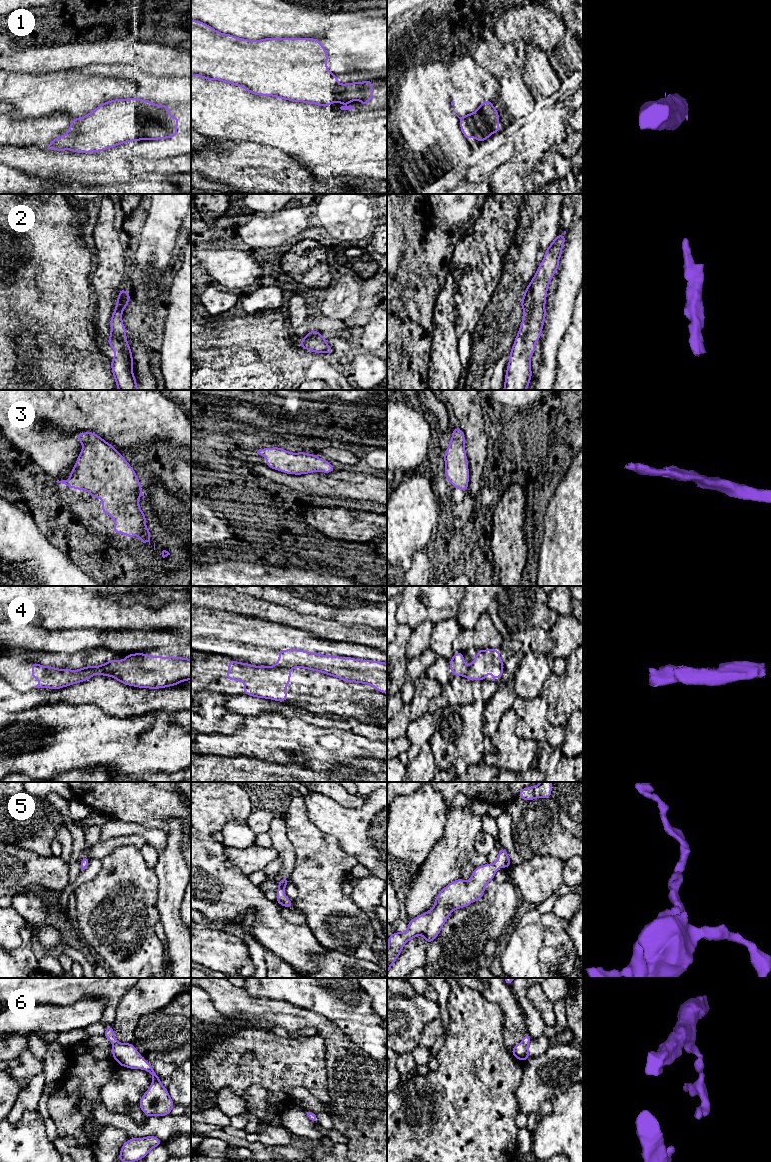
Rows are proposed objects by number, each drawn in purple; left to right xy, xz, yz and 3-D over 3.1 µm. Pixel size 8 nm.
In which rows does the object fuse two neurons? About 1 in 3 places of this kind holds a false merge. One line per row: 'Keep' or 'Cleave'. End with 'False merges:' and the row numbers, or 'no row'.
1: Keep
2: Keep
3: Keep
4: Cleave
5: Keep
6: Keep
False merges: 4

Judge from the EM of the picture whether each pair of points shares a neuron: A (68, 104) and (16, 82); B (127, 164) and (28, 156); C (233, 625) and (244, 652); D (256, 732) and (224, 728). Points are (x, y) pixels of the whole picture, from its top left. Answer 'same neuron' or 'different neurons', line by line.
A: same neuron
B: same neuron
C: same neuron
D: different neurons

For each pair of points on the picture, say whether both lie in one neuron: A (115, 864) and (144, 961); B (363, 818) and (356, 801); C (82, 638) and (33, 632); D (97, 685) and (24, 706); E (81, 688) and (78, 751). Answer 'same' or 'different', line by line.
A: same
B: different
C: same
D: same
E: different

